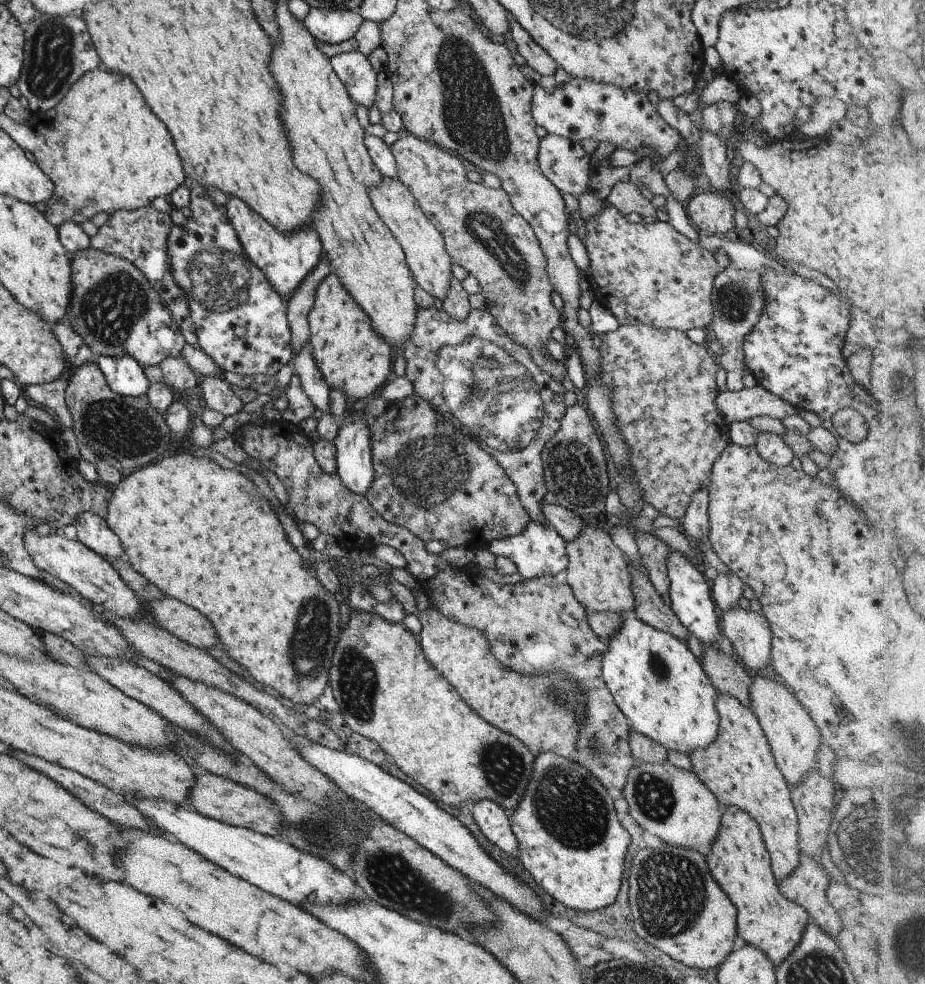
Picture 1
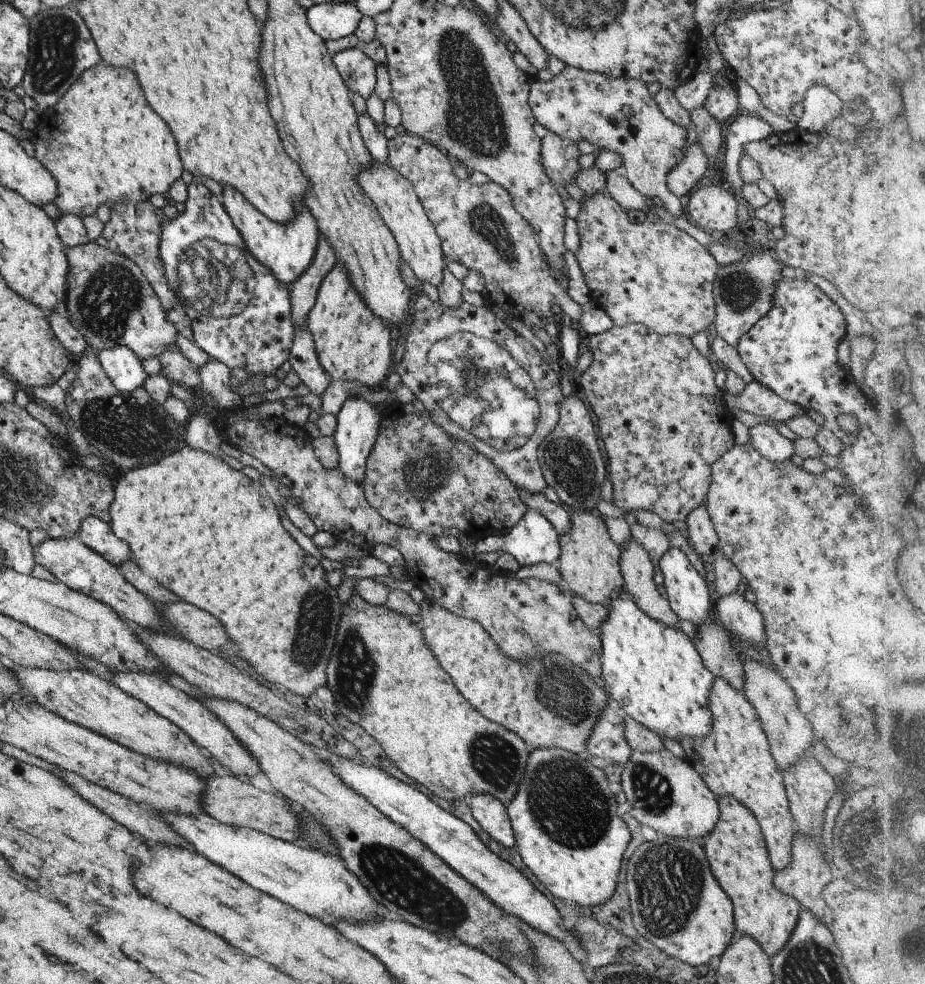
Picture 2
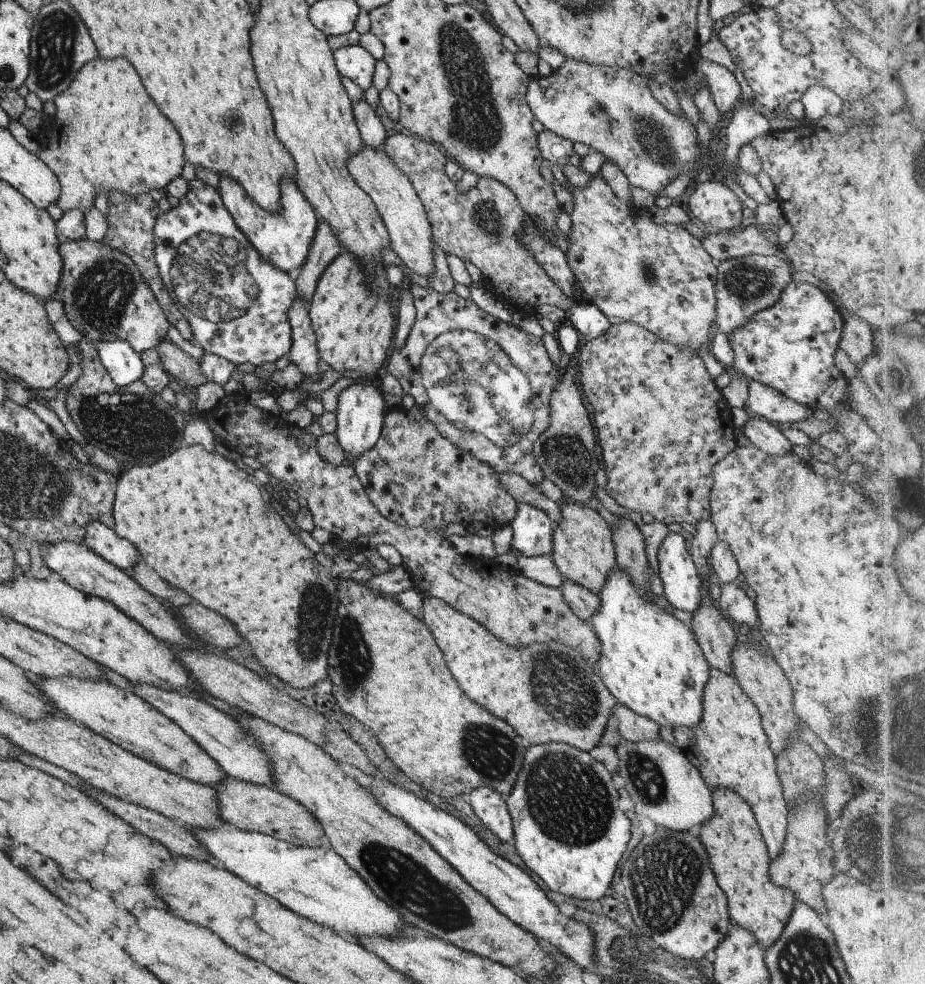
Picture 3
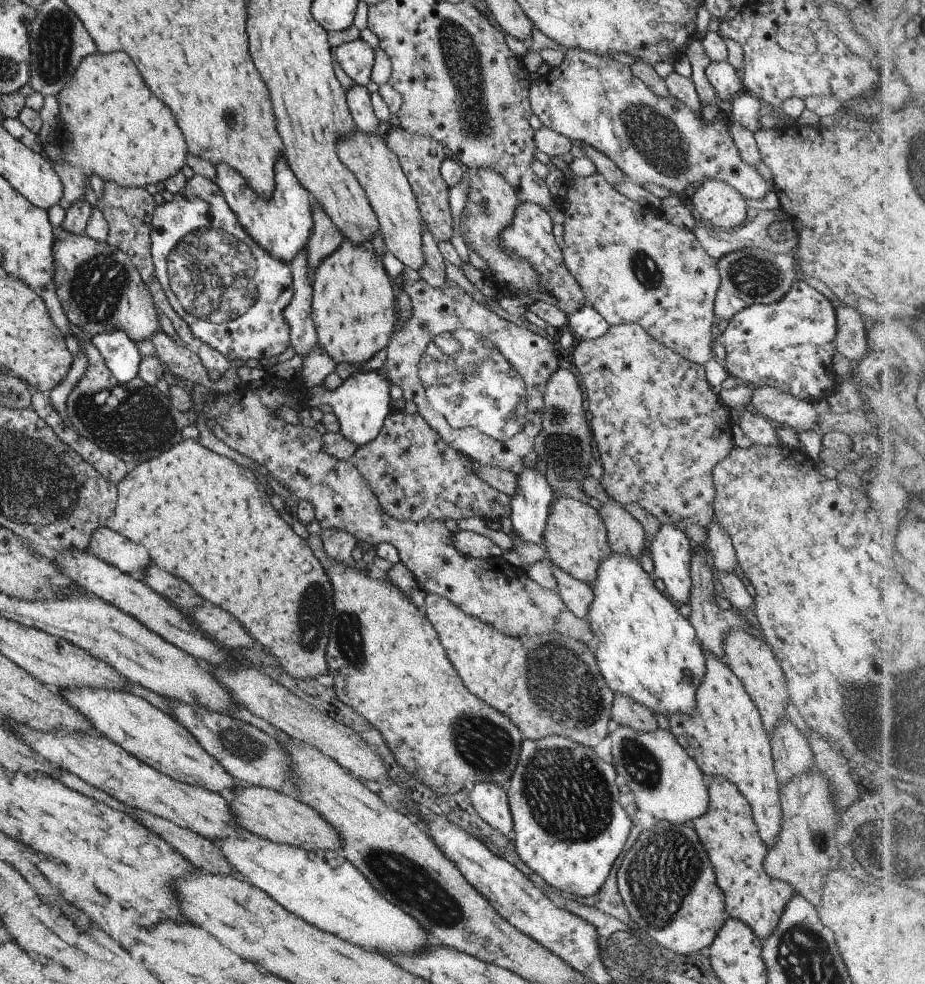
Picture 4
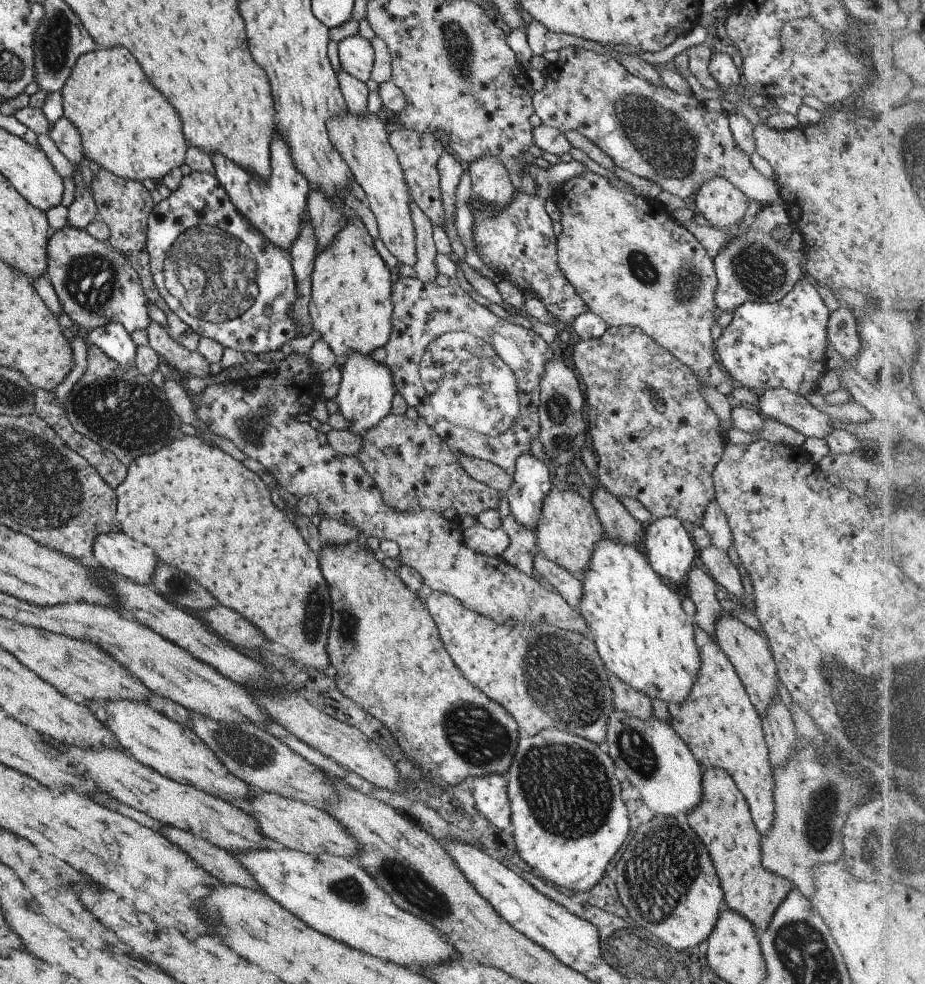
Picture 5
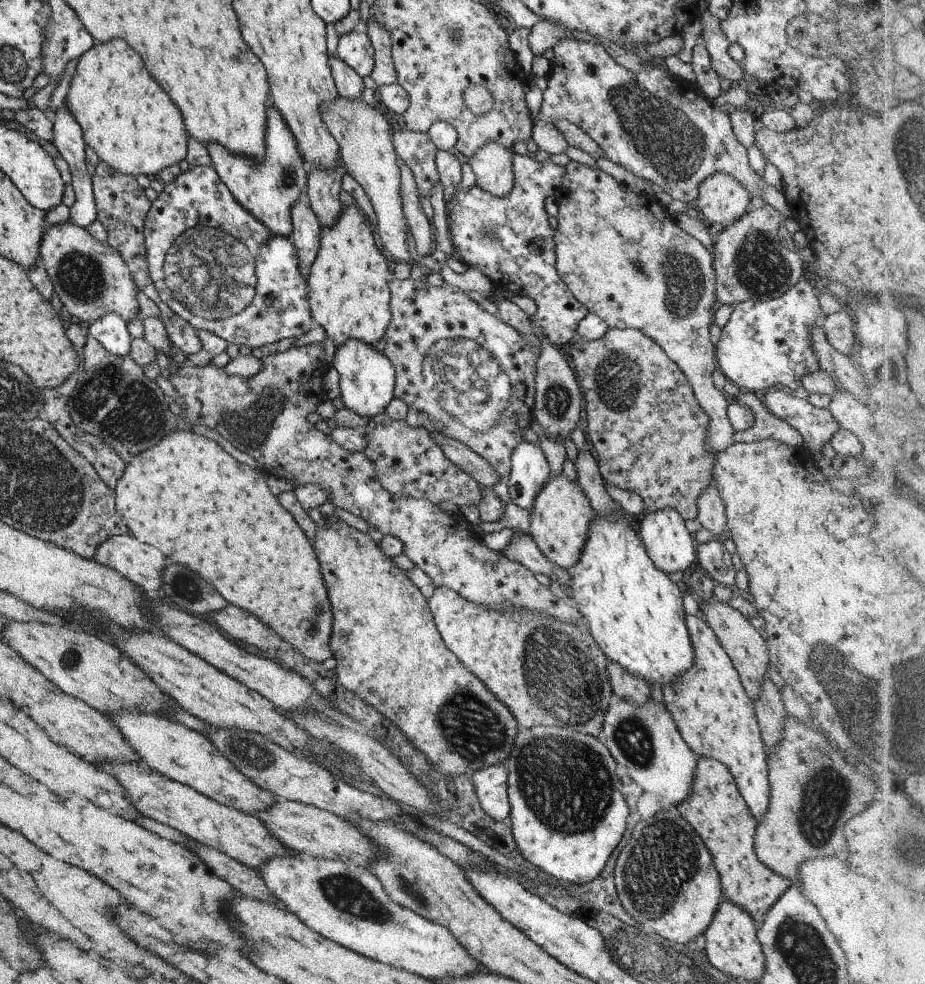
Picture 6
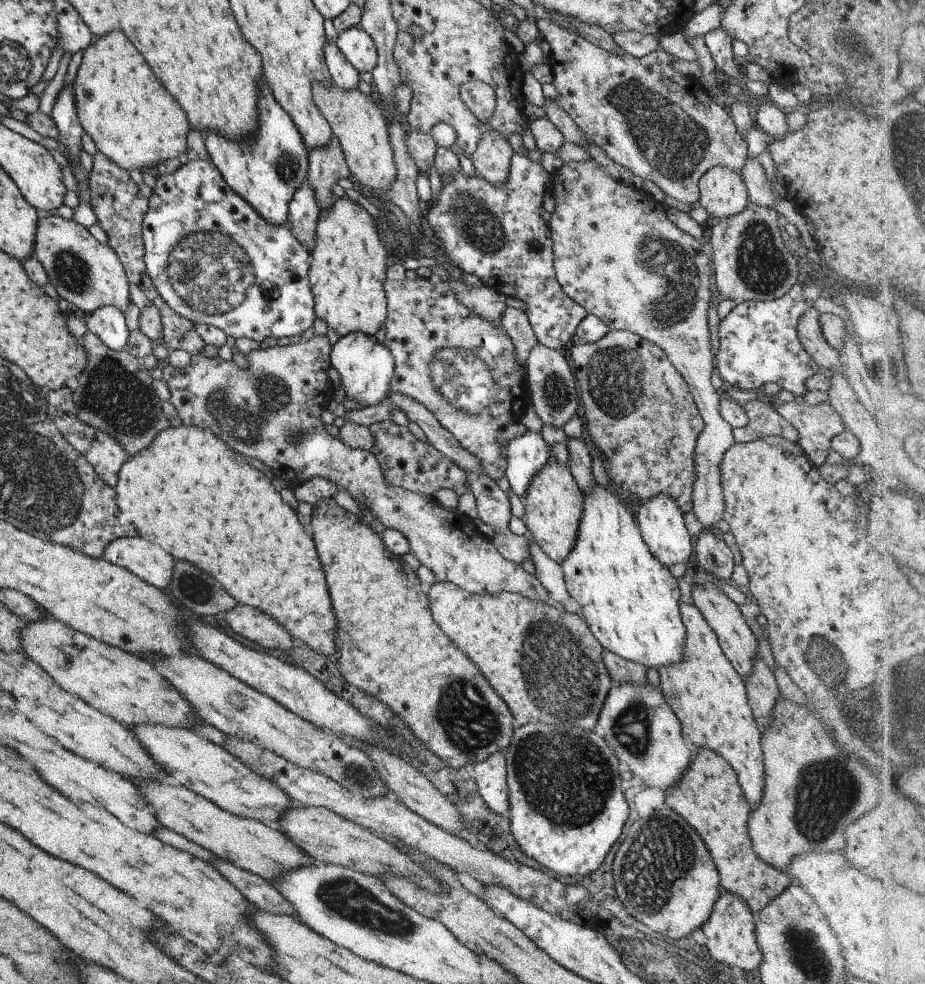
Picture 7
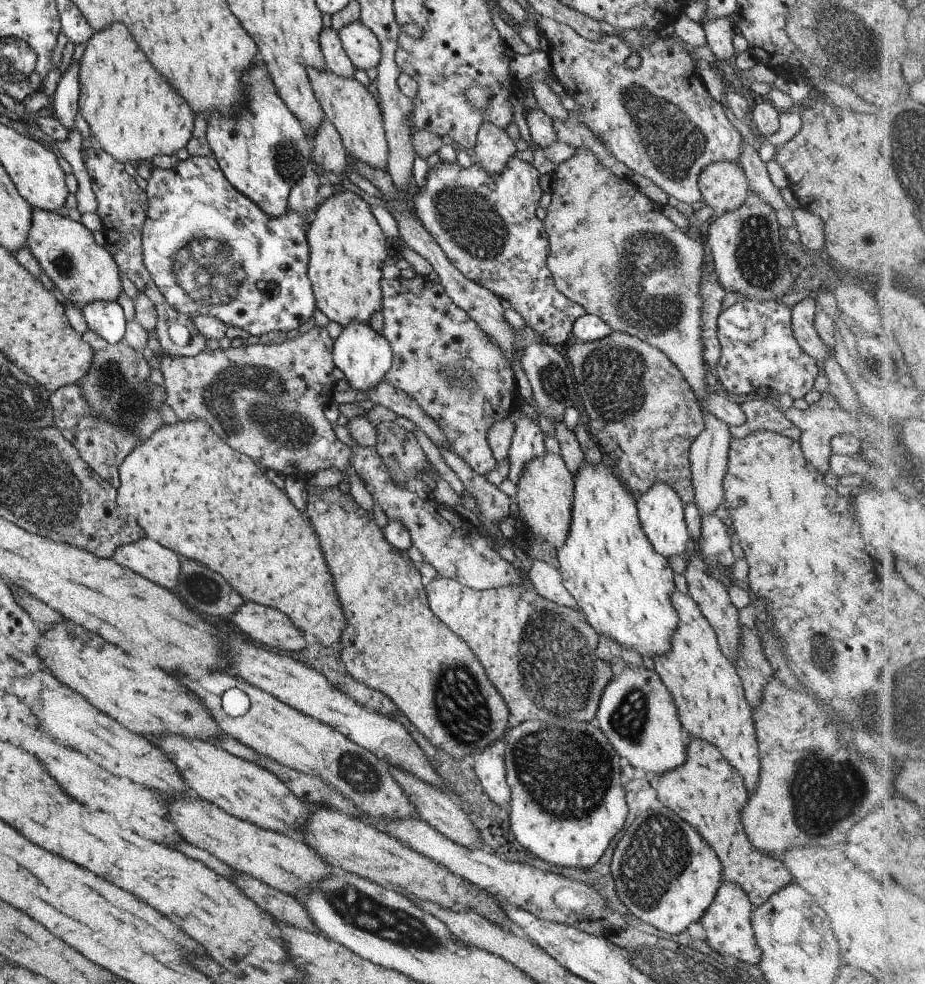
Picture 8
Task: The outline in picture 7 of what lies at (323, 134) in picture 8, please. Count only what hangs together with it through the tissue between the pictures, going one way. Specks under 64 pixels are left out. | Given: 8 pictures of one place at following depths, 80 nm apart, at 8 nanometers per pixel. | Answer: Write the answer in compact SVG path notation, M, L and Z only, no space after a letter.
M335 136L329 137L325 146L308 151L307 183L314 190L314 197L319 210L326 209L334 200L331 186L338 178L350 178L343 151Z

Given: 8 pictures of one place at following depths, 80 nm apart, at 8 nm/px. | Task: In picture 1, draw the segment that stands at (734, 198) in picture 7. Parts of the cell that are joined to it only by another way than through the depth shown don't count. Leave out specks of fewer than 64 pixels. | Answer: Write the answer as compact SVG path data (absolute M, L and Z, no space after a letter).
M715 190L695 194L685 201L685 211L690 224L705 236L732 232L733 204Z

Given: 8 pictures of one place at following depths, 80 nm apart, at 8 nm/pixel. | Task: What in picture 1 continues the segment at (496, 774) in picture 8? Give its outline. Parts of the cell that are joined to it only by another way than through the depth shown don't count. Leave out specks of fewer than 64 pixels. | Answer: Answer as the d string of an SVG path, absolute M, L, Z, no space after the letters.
M487 798L469 804L475 824L483 836L503 852L516 852L517 841L511 832L508 813L498 804Z

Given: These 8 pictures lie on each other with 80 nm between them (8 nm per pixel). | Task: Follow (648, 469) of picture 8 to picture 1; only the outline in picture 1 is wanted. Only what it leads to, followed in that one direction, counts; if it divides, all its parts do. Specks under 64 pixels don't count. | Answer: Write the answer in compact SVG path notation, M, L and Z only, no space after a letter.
M641 323L638 325L620 325L613 332L600 334L599 340L601 340L601 344L599 344L597 349L599 360L598 372L600 373L598 382L611 392L610 409L614 414L614 424L617 427L618 434L628 449L628 470L630 471L630 476L640 490L640 499L643 503L653 506L659 515L669 516L669 518L677 520L677 518L684 516L684 512L693 494L709 484L710 470L713 462L719 458L721 451L731 444L728 435L728 423L721 416L714 401L718 393L715 386L715 372L717 372L719 367L717 361L704 345L694 343L687 338L686 333L675 329L659 330Z

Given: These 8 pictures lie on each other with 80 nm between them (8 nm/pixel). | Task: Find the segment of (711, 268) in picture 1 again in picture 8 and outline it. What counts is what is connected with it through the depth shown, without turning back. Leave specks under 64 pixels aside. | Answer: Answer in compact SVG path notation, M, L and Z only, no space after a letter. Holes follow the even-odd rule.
M575 147L574 153L566 161L560 162L551 173L550 203L547 205L545 217L542 220L545 234L548 238L546 265L551 273L555 288L571 302L582 306L585 313L600 318L612 331L627 333L645 341L652 347L658 348L679 369L690 386L697 402L702 401L709 390L705 383L705 373L708 371L702 359L702 340L700 329L701 299L698 295L698 278L703 268L703 245L687 236L677 228L664 214L659 206L639 192L637 187L628 179L619 178L595 159L586 147ZM701 411L704 415L704 427L700 433L691 442L688 450L688 459L690 464L690 481L692 482L694 500L698 508L698 513L703 515L713 513L713 511L723 504L724 490L722 480L726 474L728 466L728 444L732 436L729 427L713 415L706 411Z

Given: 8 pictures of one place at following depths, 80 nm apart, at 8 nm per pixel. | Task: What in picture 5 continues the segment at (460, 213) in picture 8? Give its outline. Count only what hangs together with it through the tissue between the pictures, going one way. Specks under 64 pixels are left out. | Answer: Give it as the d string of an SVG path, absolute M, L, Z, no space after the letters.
M571 160L569 163L559 161L547 168L525 163L523 170L535 180L537 186L537 192L531 196L515 191L513 200L505 208L489 208L483 202L475 200L475 196L470 196L473 217L471 240L477 256L487 268L509 280L522 292L532 292L541 300L545 310L555 318L556 342L565 343L569 338L573 339L569 331L571 322L587 309L583 300L575 294L573 286L560 274L556 237L552 232L552 221L545 213L544 203L555 195L555 184L561 186L573 176L581 176L588 169L585 164Z

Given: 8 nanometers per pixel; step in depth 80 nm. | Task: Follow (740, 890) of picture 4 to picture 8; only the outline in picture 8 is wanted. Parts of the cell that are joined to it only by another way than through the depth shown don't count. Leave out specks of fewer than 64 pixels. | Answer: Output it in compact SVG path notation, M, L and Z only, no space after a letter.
M699 737L687 738L685 760L674 769L653 775L648 781L657 800L685 820L713 849L722 868L723 882L739 885L754 907L763 904L774 892L792 882L781 859L751 846L741 826L740 810L747 800L747 789L739 773L723 755Z

